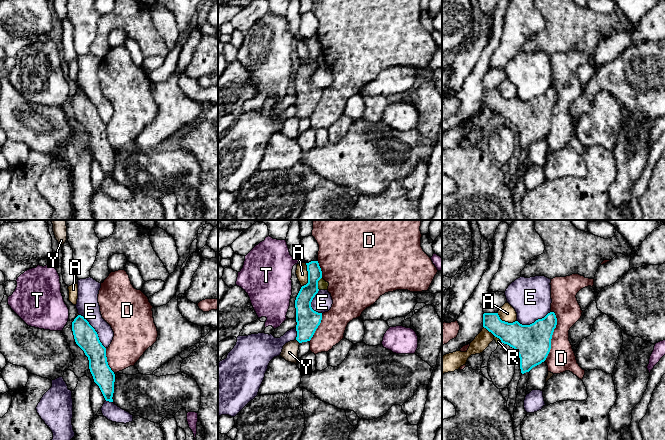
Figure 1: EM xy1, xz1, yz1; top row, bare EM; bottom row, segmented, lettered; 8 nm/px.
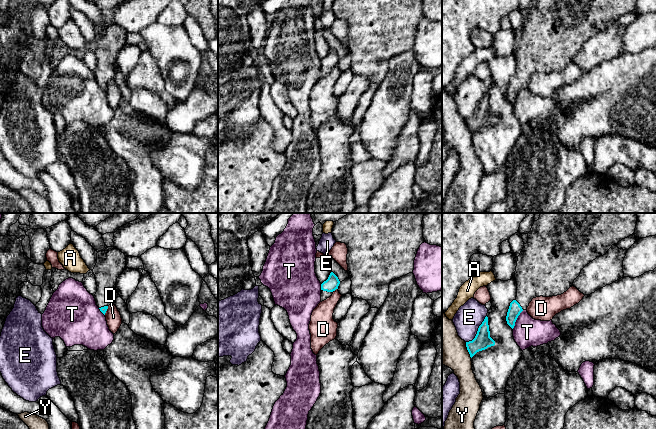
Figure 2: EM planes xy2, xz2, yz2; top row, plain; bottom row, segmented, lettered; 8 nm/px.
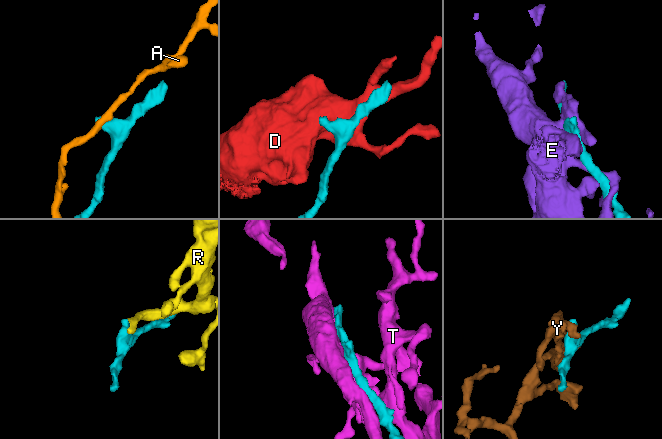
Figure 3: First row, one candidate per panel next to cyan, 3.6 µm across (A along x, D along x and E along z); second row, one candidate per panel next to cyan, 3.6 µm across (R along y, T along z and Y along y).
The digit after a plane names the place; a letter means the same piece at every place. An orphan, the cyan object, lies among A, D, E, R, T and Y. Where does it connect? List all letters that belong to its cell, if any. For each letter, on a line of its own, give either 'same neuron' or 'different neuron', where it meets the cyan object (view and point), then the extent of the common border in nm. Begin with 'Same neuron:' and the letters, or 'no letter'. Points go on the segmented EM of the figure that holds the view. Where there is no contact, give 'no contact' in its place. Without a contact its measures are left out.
Same neuron: no letter
A: different neuron; contact xz1 (308, 275); length 190 nm
D: different neuron; contact yz1 (551, 336); length 400 nm
E: different neuron; contact xy1 (95, 331); length 360 nm
R: different neuron; contact xz1 (317, 283); length 110 nm
T: different neuron; contact yz2 (516, 319); length 180 nm
Y: different neuron; contact yz2 (467, 349); length 140 nm

